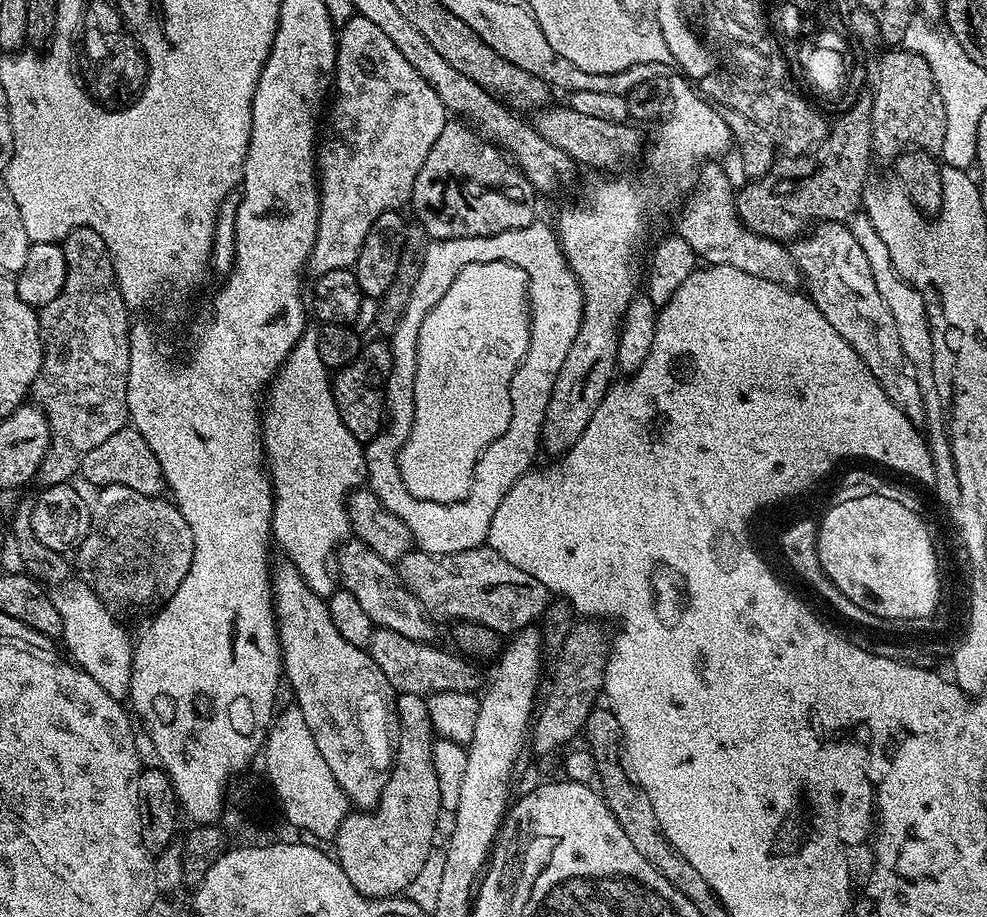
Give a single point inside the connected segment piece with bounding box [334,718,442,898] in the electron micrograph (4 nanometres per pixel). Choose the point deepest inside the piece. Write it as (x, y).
(381, 850)

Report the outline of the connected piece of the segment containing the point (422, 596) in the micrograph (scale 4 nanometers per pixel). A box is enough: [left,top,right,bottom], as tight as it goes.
[398,546,550,634]

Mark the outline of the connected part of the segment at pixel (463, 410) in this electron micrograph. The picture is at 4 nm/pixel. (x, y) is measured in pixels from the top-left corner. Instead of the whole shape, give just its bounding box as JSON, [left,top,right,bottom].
[400,260,530,504]

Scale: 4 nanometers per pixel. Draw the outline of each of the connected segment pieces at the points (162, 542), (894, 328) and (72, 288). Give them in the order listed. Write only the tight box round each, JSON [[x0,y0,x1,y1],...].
[[74,484,194,609],[791,222,923,402],[30,228,130,488]]

